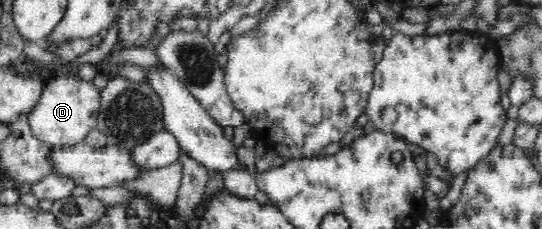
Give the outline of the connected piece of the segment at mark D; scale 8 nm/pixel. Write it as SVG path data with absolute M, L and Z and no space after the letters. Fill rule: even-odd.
M56 76L44 87L39 105L29 115L28 123L34 137L54 147L77 145L98 127L100 110L101 91L94 87L94 83Z

